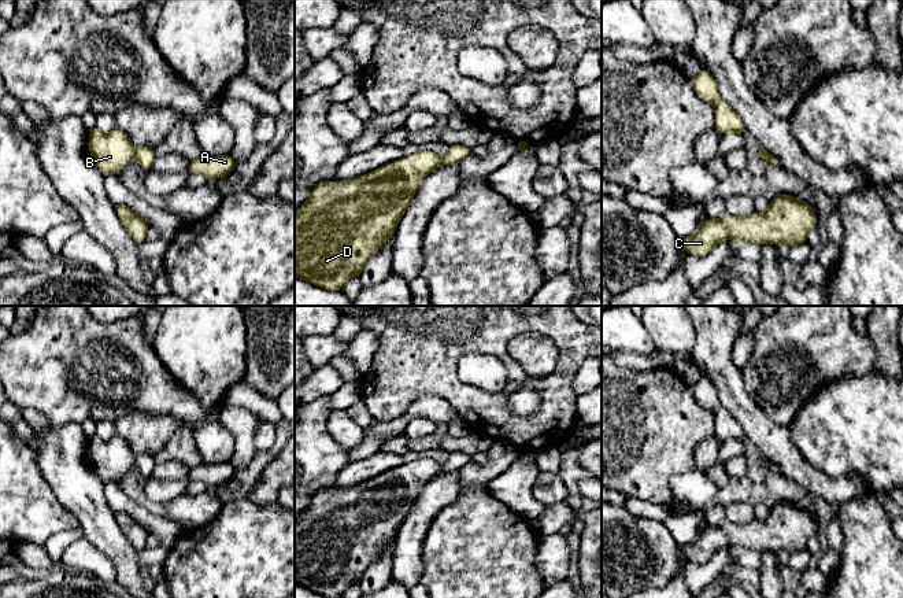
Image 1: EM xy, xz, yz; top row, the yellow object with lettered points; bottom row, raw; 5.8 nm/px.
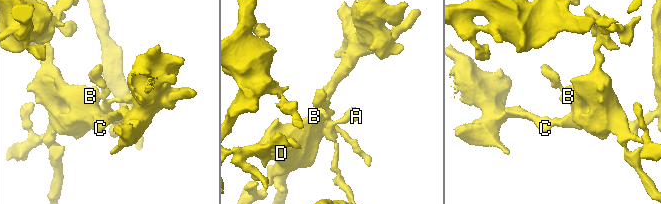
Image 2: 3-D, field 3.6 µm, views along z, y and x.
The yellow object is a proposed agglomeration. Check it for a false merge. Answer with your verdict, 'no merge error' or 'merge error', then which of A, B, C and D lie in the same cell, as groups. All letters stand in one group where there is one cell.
merge error; A / B C D

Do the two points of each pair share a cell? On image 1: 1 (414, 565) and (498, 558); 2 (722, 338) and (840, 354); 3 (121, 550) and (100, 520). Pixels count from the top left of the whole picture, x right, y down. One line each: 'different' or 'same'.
1: different
2: different
3: same

